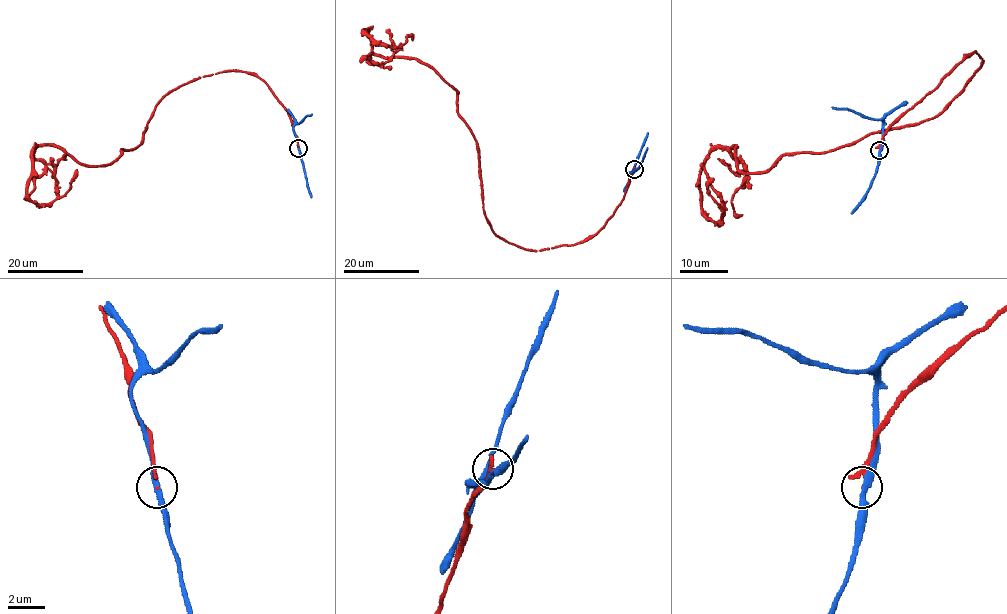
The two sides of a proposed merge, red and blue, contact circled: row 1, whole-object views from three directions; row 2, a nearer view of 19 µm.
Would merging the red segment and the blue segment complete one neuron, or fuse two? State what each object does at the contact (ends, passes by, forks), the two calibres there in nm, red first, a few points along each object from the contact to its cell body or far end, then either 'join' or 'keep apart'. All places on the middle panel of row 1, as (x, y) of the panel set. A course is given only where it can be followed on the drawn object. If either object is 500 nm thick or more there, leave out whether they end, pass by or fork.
red ends there; blue passes by; 180 nm thick on the red side, 320 nm on the other; red runs (634, 169), (593, 235), (505, 242), (456, 91), (373, 51), (363, 30), (394, 46), (386, 30); blue runs (634, 169), (629, 172), (633, 170), (648, 132); keep apart

